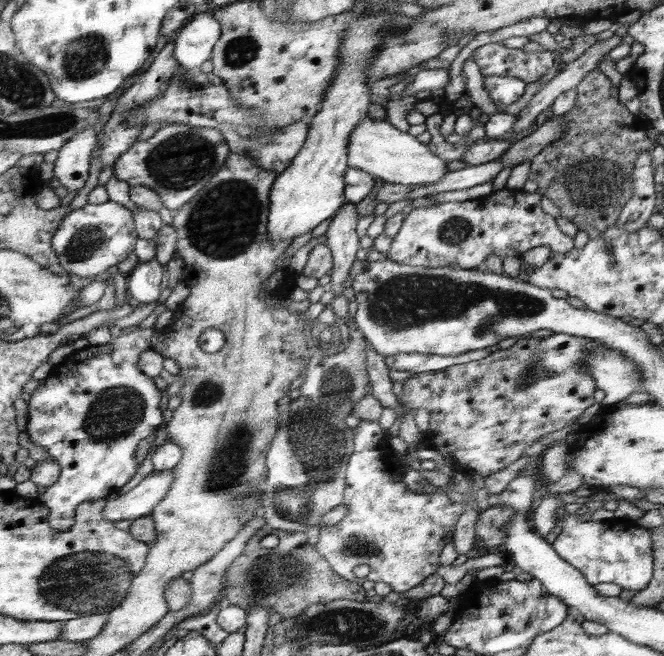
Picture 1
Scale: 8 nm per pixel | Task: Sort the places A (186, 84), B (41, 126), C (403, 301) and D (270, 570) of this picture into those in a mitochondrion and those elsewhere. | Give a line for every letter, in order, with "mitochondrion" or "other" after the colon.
A: mitochondrion
B: mitochondrion
C: mitochondrion
D: mitochondrion

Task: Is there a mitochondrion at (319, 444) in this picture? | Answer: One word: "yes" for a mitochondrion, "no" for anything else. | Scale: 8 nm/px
yes

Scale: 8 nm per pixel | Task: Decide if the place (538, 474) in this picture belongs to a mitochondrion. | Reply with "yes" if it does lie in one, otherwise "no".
no

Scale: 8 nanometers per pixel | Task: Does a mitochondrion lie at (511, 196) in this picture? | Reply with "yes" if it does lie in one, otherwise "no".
no

